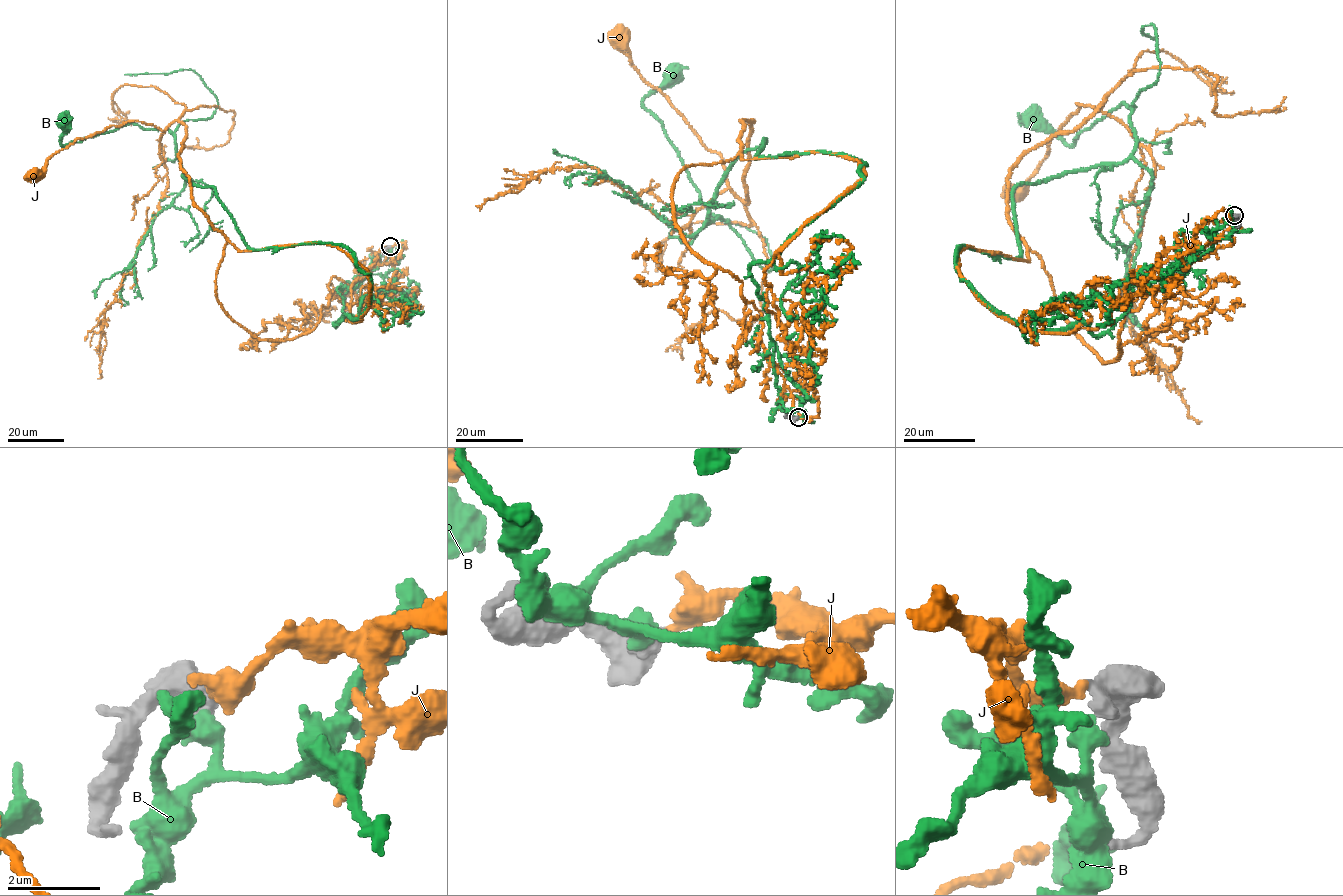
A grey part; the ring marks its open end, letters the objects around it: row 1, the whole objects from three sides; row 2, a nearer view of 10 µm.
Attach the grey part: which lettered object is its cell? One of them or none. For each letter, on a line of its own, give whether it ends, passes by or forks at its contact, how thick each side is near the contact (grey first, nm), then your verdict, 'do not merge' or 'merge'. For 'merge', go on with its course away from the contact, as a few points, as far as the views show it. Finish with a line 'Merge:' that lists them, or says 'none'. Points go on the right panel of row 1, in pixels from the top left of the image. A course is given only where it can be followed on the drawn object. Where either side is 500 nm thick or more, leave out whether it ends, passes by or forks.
B: it ends | 480/480 nm | do not merge
J: 550/340 nm | merge | via (1234, 215), (1096, 328), (1030, 331), (957, 255), (1028, 260), (1013, 165), (1106, 96), (1015, 194)
Merge: J

